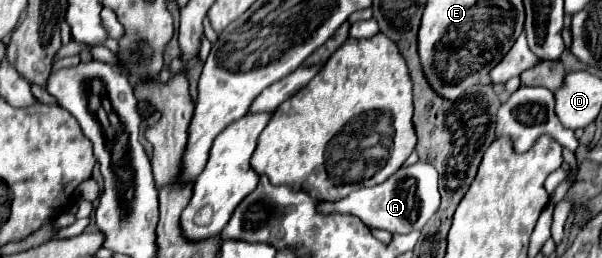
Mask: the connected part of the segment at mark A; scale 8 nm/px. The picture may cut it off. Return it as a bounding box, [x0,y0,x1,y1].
[317,162,441,234]

